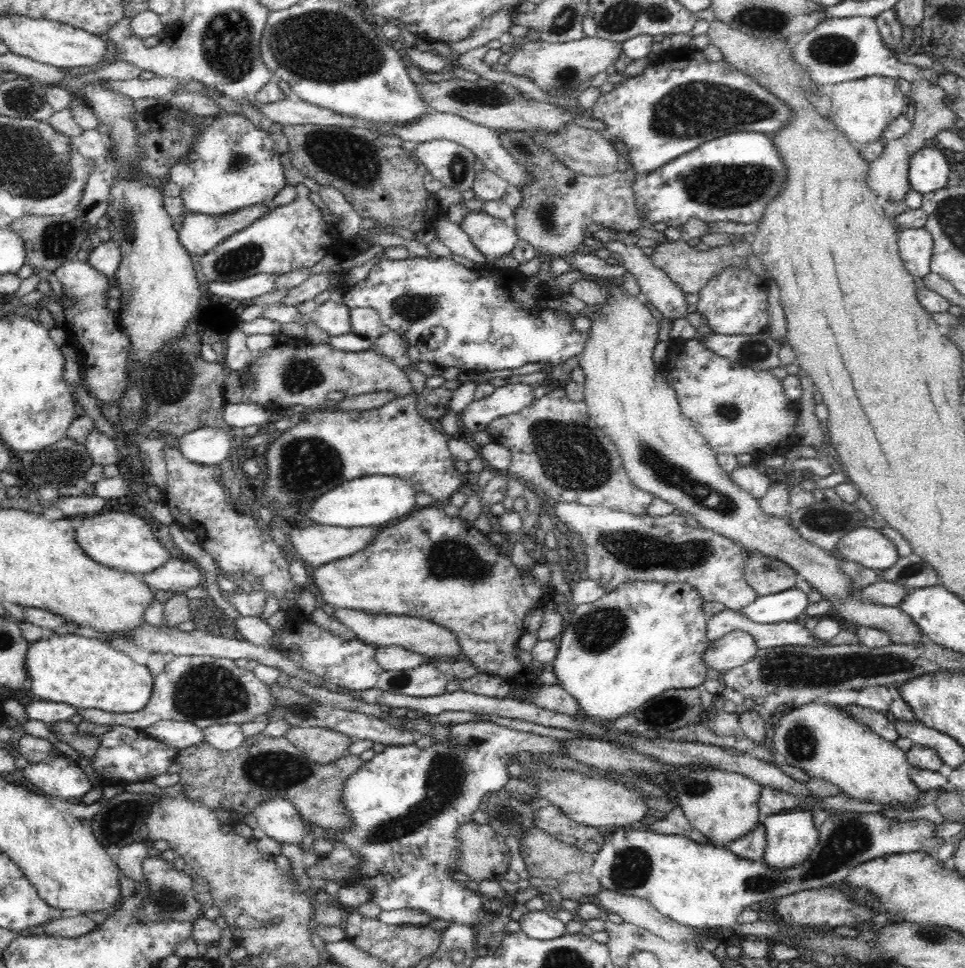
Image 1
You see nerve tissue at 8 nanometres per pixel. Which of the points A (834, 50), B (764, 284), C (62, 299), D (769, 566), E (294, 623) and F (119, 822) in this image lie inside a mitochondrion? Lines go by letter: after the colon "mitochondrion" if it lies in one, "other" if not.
A: mitochondrion
B: other
C: other
D: mitochondrion
E: other
F: mitochondrion

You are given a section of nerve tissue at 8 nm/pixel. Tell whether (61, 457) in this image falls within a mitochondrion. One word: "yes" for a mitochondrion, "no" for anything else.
yes

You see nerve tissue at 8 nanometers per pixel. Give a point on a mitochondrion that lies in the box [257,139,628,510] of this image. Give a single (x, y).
(570, 454)

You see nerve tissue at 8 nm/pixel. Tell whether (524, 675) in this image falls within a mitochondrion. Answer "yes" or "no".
no

